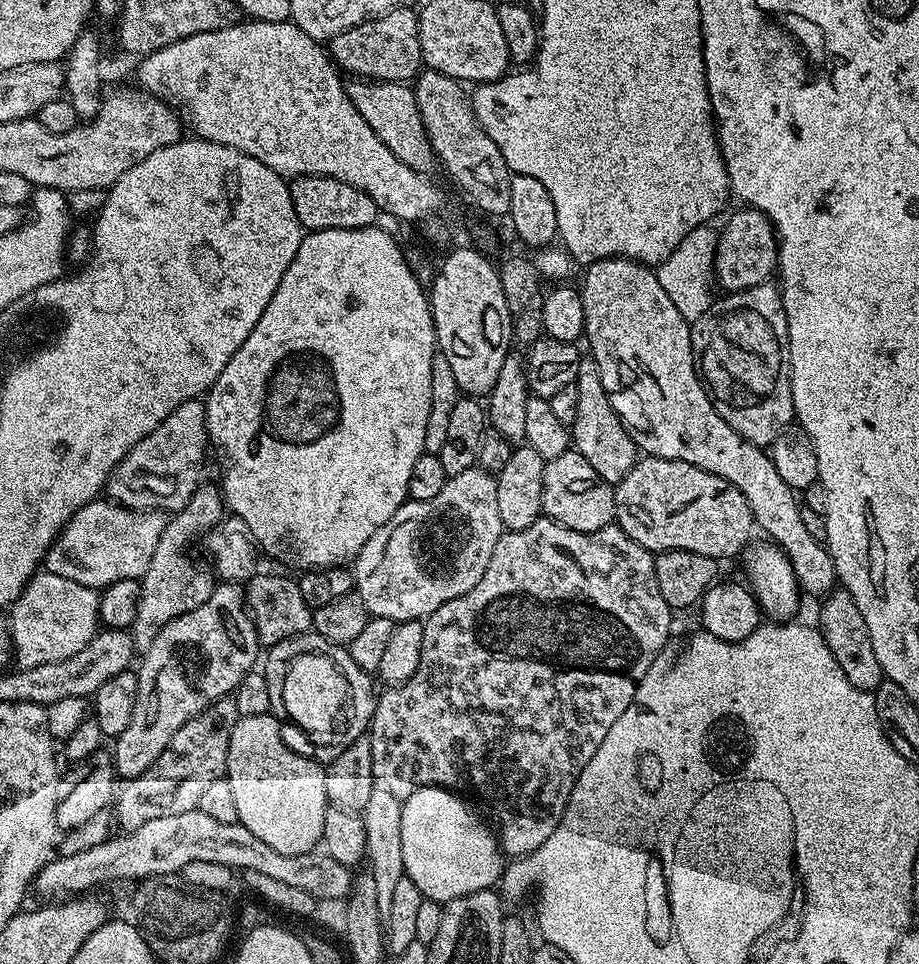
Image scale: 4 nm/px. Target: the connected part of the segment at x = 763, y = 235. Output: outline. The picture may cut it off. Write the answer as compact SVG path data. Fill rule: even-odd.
M744 206L739 210L741 212L736 212L729 218L724 233L716 236L714 280L728 294L769 283L778 268L776 231L770 218L756 208Z

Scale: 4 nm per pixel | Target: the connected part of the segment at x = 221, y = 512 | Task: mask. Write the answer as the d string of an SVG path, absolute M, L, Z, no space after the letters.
M204 482L197 487L186 506L165 523L162 538L158 538L158 550L154 550L154 558L150 558L150 566L142 577L138 618L134 618L130 629L137 645L147 646L154 642L156 635L174 618L202 606L202 602L210 598L214 587L213 573L207 567L199 568L184 551L191 546L195 536L203 537L225 516L226 505L221 489Z

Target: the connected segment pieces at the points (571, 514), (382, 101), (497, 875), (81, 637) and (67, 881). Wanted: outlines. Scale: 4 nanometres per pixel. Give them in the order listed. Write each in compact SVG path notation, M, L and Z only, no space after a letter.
M574 450L558 454L544 465L544 510L549 520L579 532L593 532L613 523L616 514L616 494L613 485L598 478L590 462Z
M352 78L345 83L344 89L354 102L354 110L366 118L370 130L378 134L378 138L410 170L432 174L438 168L438 157L432 146L432 140L428 137L428 131L424 125L422 114L416 105L415 91L407 83L394 80L367 81L363 78Z
M426 786L414 790L402 801L402 862L404 874L418 886L418 890L426 900L447 902L465 896L471 892L483 892L491 889L495 880L501 879L505 861L497 833L480 821L476 812L471 812L464 805L463 795L451 788L435 788Z
M40 570L28 581L24 592L10 608L10 627L12 630L12 651L17 669L39 666L46 662L62 662L62 658L70 658L96 637L100 624L100 592L95 588L87 588L78 582L70 582L70 578L58 578L58 574Z
M199 810L186 814L169 814L166 818L154 818L138 830L125 834L113 835L102 846L93 846L83 854L70 854L69 856L57 855L49 860L46 866L42 866L40 873L34 881L34 892L40 896L52 896L48 898L76 898L81 894L91 893L92 888L104 884L117 876L120 880L136 880L143 882L149 876L171 876L179 873L189 862L222 862L222 866L230 866L241 873L257 872L274 878L277 882L286 882L286 886L298 886L298 890L306 890L306 894L316 897L317 901L340 900L343 901L352 890L354 879L353 869L342 866L342 862L334 862L323 851L313 850L306 854L281 854L278 850L262 842L255 834L250 834L246 826L240 823L217 822L215 818L209 818Z

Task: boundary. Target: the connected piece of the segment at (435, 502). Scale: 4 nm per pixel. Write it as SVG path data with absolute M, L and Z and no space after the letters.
M479 466L470 470L462 470L462 474L449 476L446 486L442 486L442 491L439 494L434 494L434 498L430 498L429 500L414 500L409 498L405 500L404 505L392 515L390 522L386 522L380 527L372 535L370 542L366 542L366 546L362 546L362 550L356 555L354 561L355 595L362 598L369 617L390 618L394 622L426 618L434 610L438 610L438 606L450 602L450 598L458 598L462 594L466 594L466 590L470 590L470 586L474 586L478 582L478 578L482 578L482 574L486 574L486 566L490 566L490 554L494 554L494 546L498 546L498 538L505 530L502 518L498 515L498 486L496 485L496 476L493 473L485 472Z

